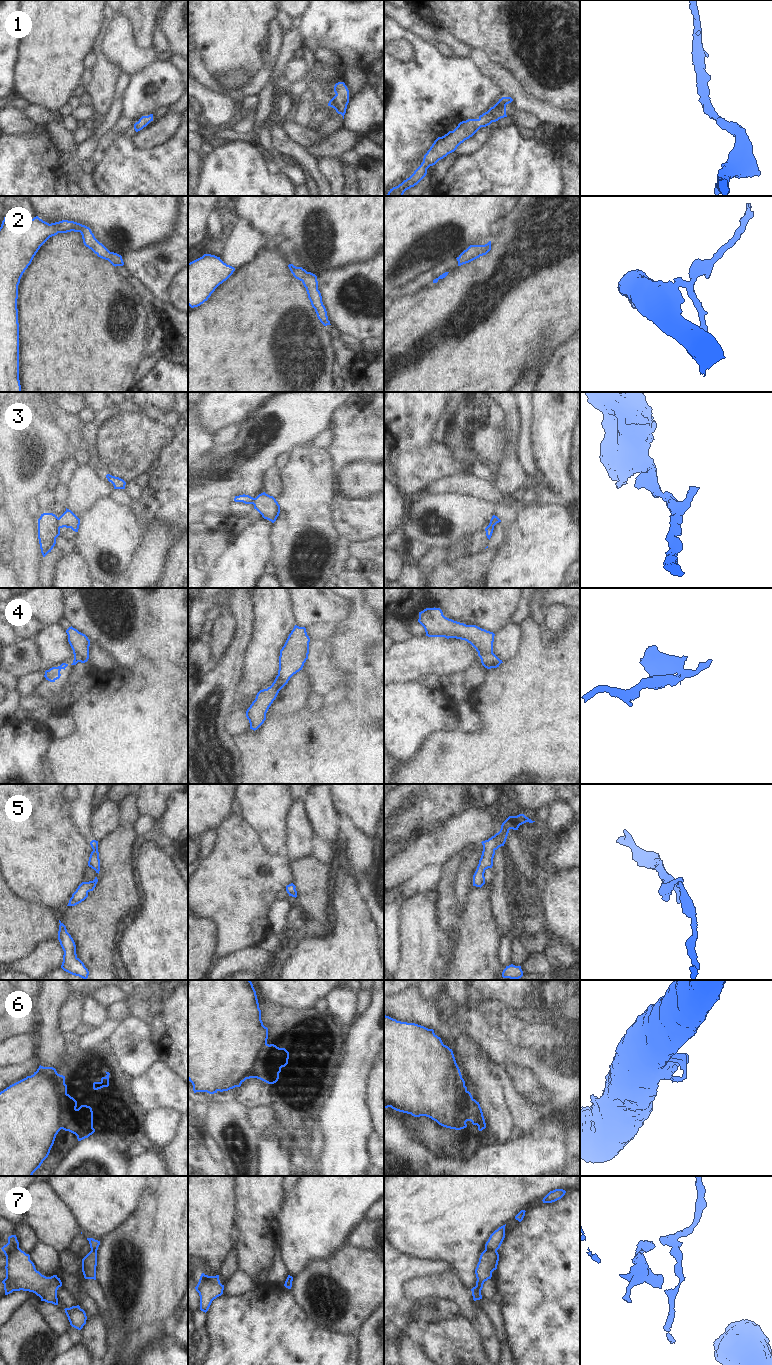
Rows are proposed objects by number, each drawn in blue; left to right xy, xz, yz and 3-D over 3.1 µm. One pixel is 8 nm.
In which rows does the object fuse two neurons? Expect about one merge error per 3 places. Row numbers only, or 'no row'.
3, 4, 7.

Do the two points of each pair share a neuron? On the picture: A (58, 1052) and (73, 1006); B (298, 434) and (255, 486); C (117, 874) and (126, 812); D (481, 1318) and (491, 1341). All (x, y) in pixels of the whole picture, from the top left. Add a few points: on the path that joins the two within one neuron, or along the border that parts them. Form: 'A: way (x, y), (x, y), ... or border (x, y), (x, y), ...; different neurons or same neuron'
A: border (62, 1006), (61, 1030); different neurons
B: way (283, 440), (255, 468), (255, 471); same neuron
C: way (117, 859), (117, 845), (123, 837), (126, 827); same neuron
D: way (484, 1324), (488, 1335); same neuron

